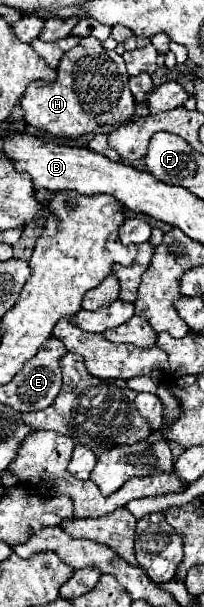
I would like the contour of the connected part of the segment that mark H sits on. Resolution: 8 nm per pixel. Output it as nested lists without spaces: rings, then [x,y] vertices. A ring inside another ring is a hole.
[[[93,36],[67,50],[57,66],[57,80],[51,84],[29,84],[21,106],[27,124],[61,138],[81,138],[85,134],[109,132],[109,126],[127,122],[135,112],[135,98],[129,90],[129,74],[123,58],[115,50],[105,50]]]

